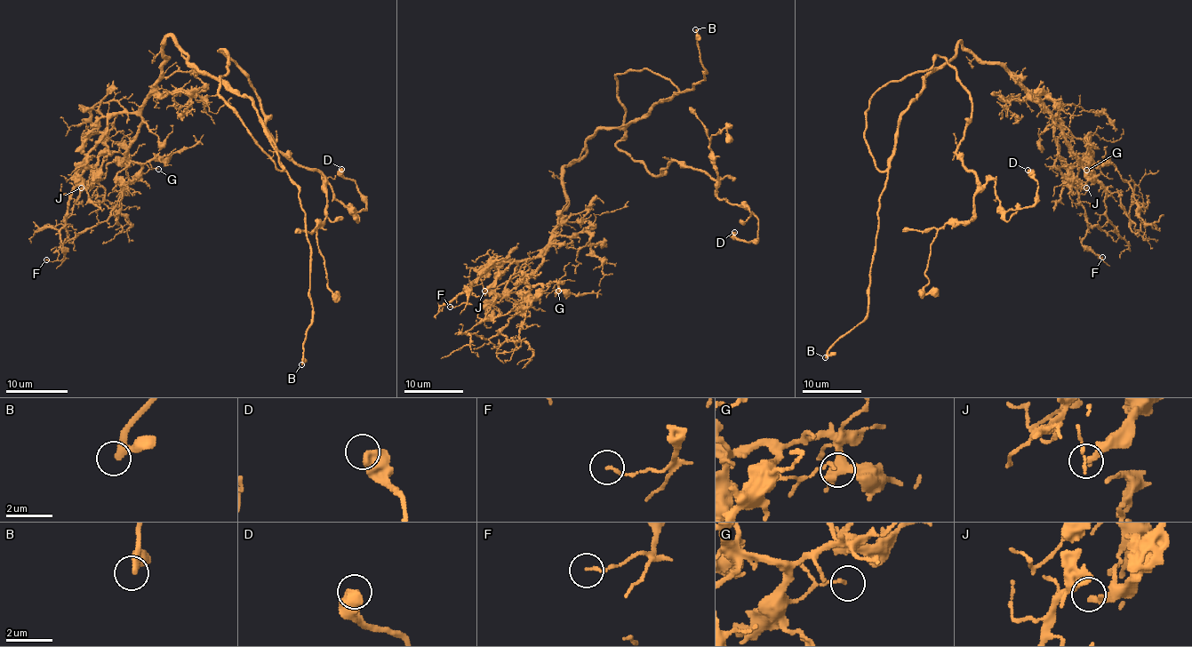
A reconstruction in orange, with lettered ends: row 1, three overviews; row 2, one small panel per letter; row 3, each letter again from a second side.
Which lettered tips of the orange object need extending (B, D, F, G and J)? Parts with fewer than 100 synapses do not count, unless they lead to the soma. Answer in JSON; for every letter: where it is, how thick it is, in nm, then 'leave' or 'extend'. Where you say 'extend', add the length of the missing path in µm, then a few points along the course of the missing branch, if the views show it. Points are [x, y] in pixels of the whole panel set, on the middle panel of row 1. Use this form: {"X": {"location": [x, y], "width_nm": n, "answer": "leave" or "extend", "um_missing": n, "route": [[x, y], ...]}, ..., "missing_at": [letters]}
{"B": {"location": [695, 29], "width_nm": 240, "answer": "extend", "um_missing": 10}, "D": {"location": [734, 232], "width_nm": 600, "answer": "leave"}, "F": {"location": [450, 307], "width_nm": 110, "answer": "leave"}, "G": {"location": [558, 291], "width_nm": 120, "answer": "leave"}, "J": {"location": [484, 291], "width_nm": 300, "answer": "leave"}, "missing_at": ["B"]}

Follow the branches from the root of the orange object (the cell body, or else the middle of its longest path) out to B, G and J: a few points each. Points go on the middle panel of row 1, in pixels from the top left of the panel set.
B: (673, 94), (686, 91), (704, 79), (703, 74), (706, 69), (700, 59), (695, 29)
G: (673, 94), (641, 117), (599, 128), (564, 168), (563, 223), (527, 280), (545, 292), (558, 291)
J: (673, 94), (586, 141), (564, 168), (567, 206), (555, 235), (532, 258), (503, 259), (509, 266), (484, 291)

